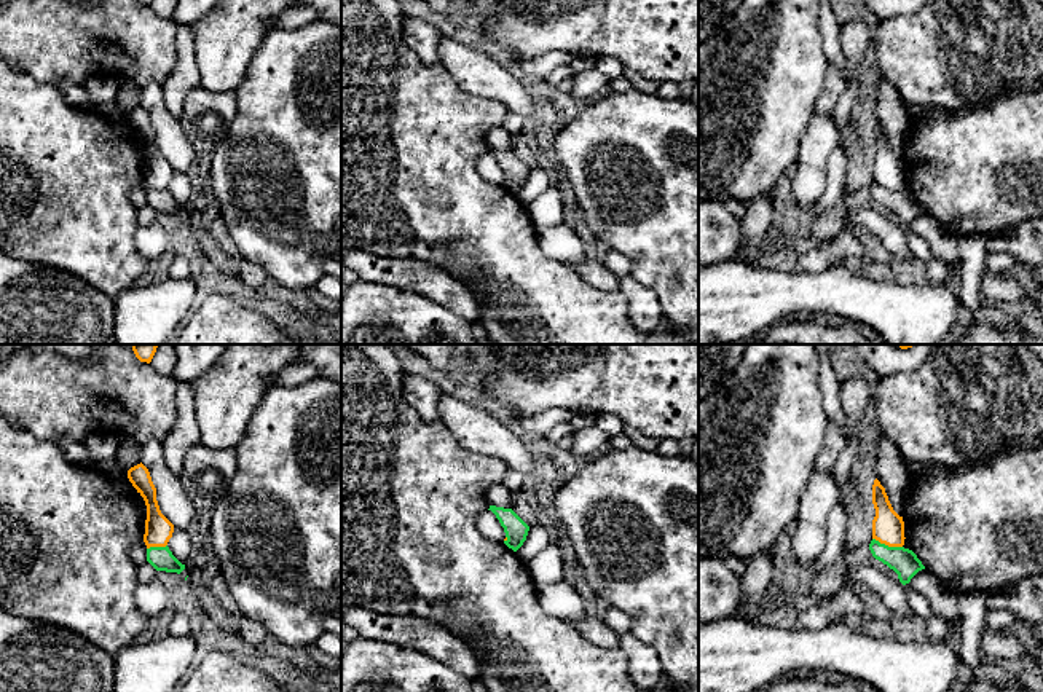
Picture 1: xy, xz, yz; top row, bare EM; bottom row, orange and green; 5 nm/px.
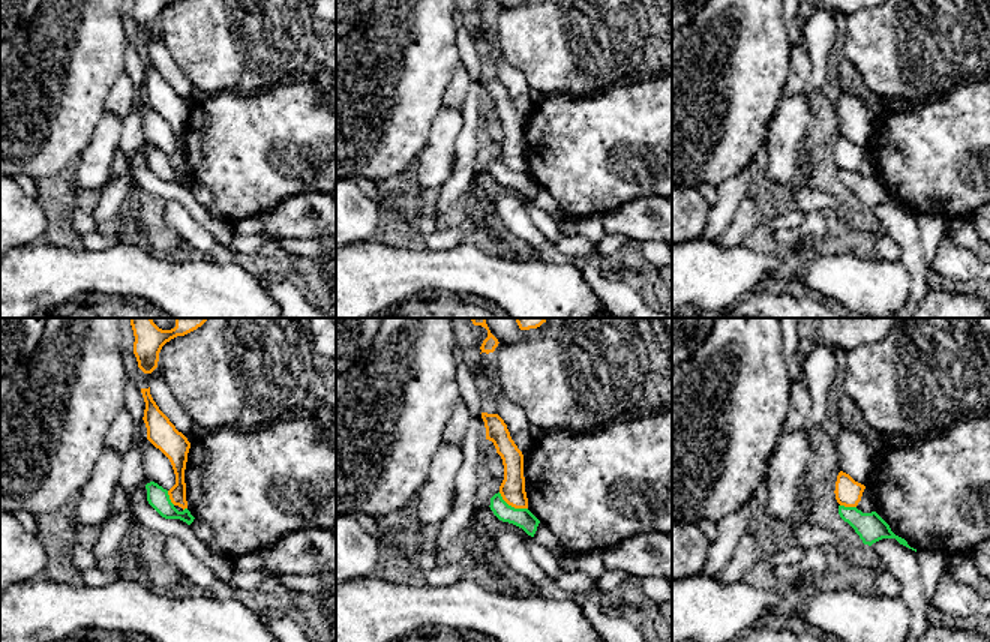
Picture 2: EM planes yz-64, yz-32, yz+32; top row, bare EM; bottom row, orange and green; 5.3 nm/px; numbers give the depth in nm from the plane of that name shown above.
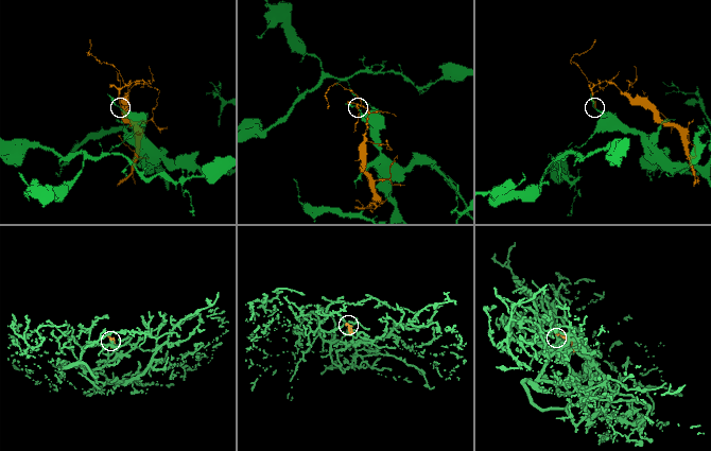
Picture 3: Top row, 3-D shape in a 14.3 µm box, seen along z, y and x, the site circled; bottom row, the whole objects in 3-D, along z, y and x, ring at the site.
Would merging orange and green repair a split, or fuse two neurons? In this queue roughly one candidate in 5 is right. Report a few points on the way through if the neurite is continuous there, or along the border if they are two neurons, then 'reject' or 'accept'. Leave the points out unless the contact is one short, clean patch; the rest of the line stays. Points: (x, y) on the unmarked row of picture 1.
along yz (873, 180), (889, 188), (901, 190) | reject

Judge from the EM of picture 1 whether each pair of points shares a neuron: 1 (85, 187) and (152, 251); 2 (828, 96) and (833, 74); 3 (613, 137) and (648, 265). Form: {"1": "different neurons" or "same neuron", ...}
{"1": "different neurons", "2": "same neuron", "3": "same neuron"}

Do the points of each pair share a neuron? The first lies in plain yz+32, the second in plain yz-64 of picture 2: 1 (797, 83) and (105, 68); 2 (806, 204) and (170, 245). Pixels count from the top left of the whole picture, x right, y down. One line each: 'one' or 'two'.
1: two
2: two

